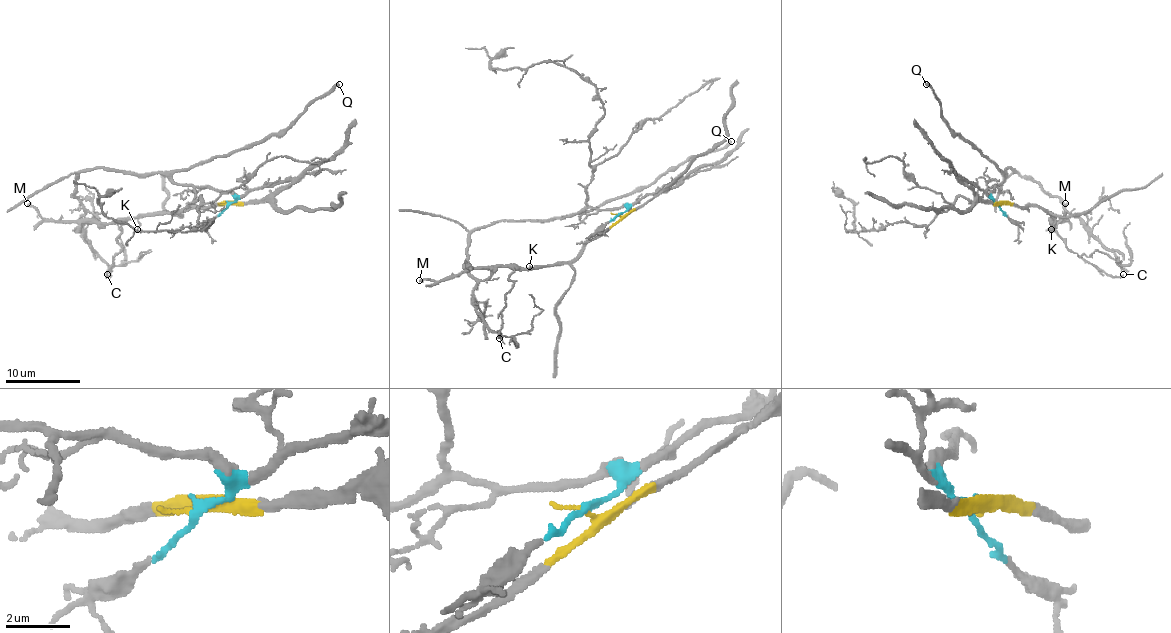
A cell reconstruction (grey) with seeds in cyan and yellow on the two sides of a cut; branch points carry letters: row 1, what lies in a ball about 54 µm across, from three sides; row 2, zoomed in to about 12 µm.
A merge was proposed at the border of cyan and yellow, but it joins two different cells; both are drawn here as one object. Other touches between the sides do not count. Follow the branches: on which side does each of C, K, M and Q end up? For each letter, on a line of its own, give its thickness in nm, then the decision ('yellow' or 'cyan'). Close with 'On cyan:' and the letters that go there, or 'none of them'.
C: 170 nm thick; yellow
K: 120 nm thick; yellow
M: 240 nm thick; yellow
Q: 320 nm thick; cyan
On cyan: Q

